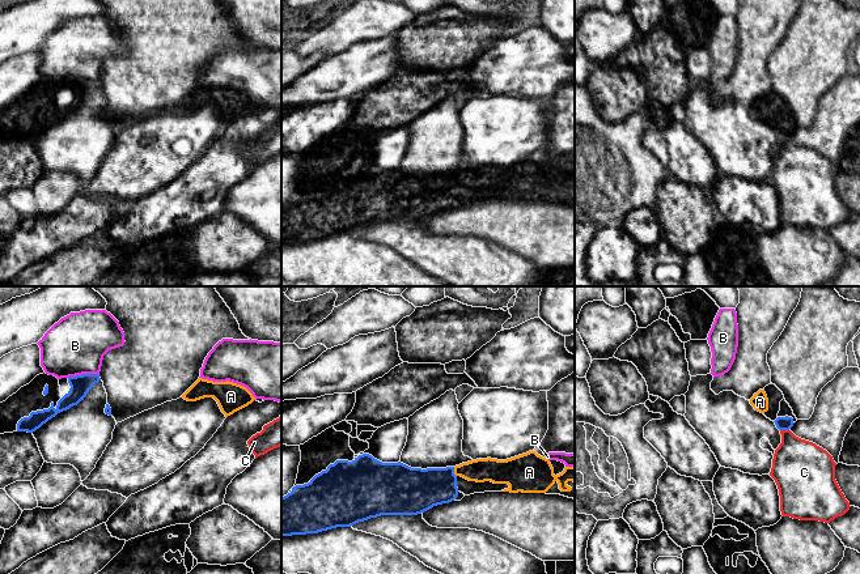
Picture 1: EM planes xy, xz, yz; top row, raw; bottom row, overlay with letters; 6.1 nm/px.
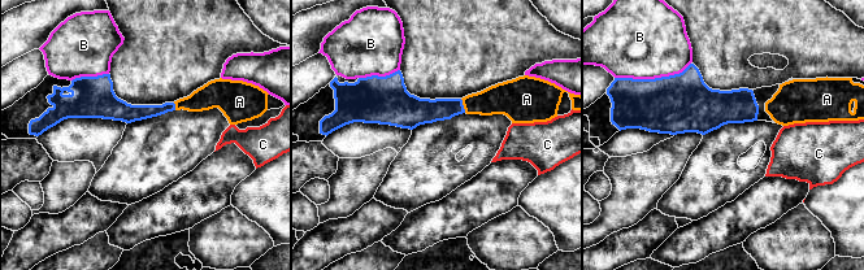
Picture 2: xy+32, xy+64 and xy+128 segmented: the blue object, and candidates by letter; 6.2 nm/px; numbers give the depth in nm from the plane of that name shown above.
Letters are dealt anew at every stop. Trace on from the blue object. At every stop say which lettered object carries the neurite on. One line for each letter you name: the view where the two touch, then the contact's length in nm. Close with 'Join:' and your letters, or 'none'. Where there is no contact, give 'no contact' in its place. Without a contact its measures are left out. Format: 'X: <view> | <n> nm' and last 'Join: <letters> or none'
A: xz | 70 nm
Join: A

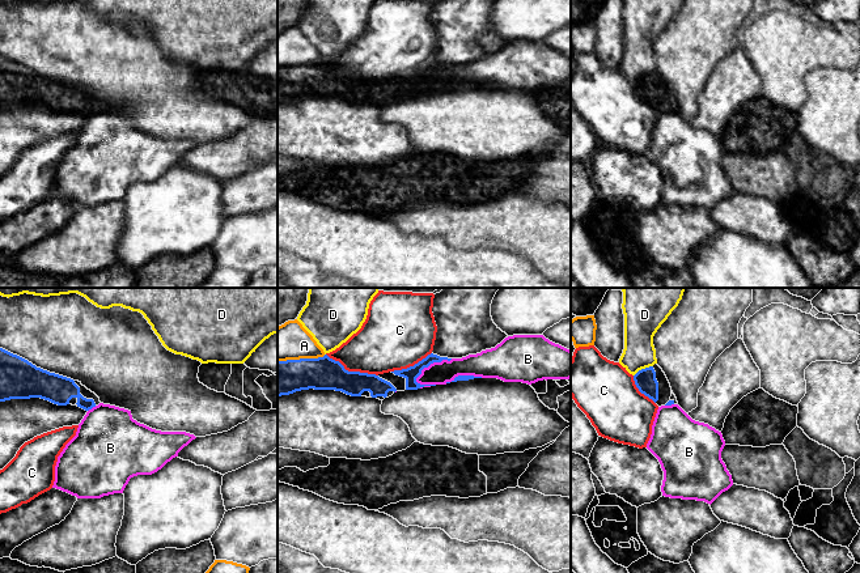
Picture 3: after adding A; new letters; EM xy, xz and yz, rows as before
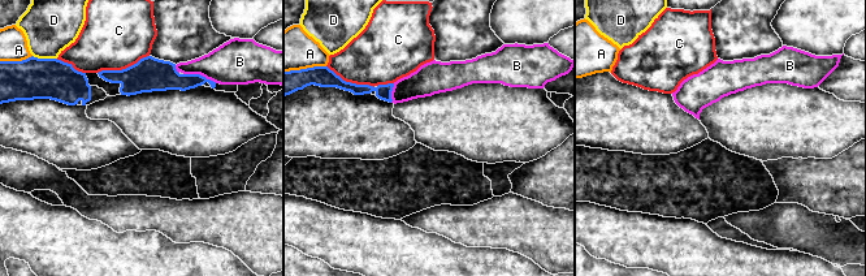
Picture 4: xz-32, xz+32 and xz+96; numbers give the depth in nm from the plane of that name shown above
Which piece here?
Join: none

